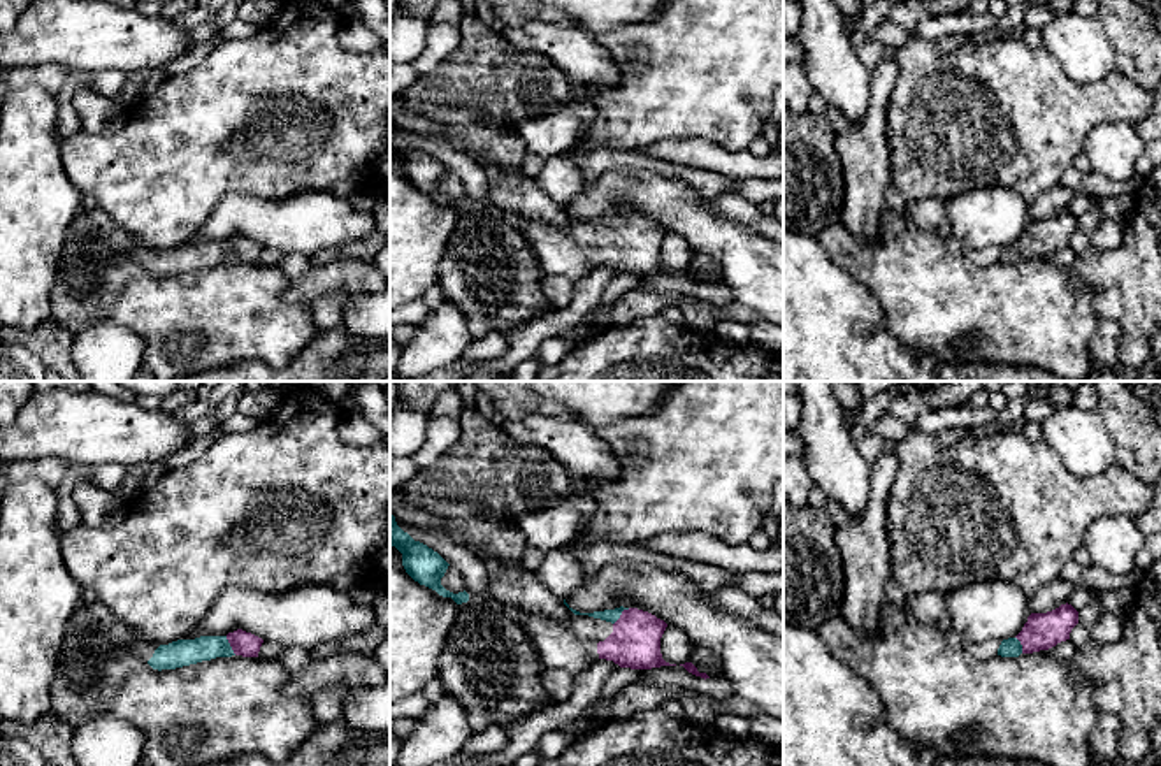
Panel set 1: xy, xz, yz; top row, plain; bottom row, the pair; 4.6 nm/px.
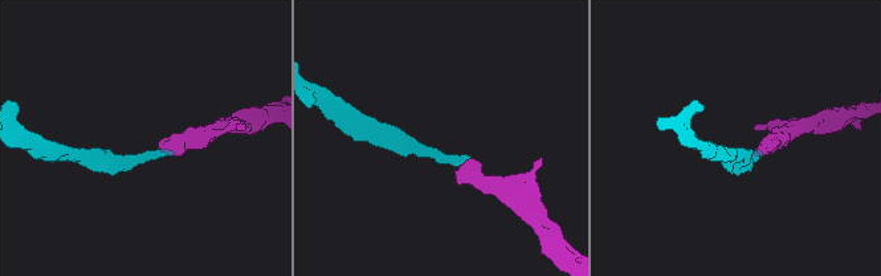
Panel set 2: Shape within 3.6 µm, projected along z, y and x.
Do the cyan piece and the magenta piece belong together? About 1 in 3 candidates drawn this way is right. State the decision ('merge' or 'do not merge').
merge

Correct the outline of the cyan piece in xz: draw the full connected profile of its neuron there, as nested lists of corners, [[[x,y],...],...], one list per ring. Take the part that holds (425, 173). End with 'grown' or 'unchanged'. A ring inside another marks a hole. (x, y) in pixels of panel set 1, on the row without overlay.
[[[392,119],[390,151],[402,160],[402,172],[415,188],[436,197],[443,204],[451,204],[457,211],[469,207],[469,200],[465,197],[453,200],[441,192],[441,184],[450,170],[437,158],[415,148],[407,139],[404,139]]]; unchanged

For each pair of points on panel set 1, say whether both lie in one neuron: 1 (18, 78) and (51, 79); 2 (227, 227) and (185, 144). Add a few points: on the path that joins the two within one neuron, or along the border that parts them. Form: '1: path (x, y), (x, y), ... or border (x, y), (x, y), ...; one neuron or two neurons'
1: path (27, 76), (43, 76); one neuron
2: border (257, 195), (243, 192), (227, 194), (190, 238); two neurons

